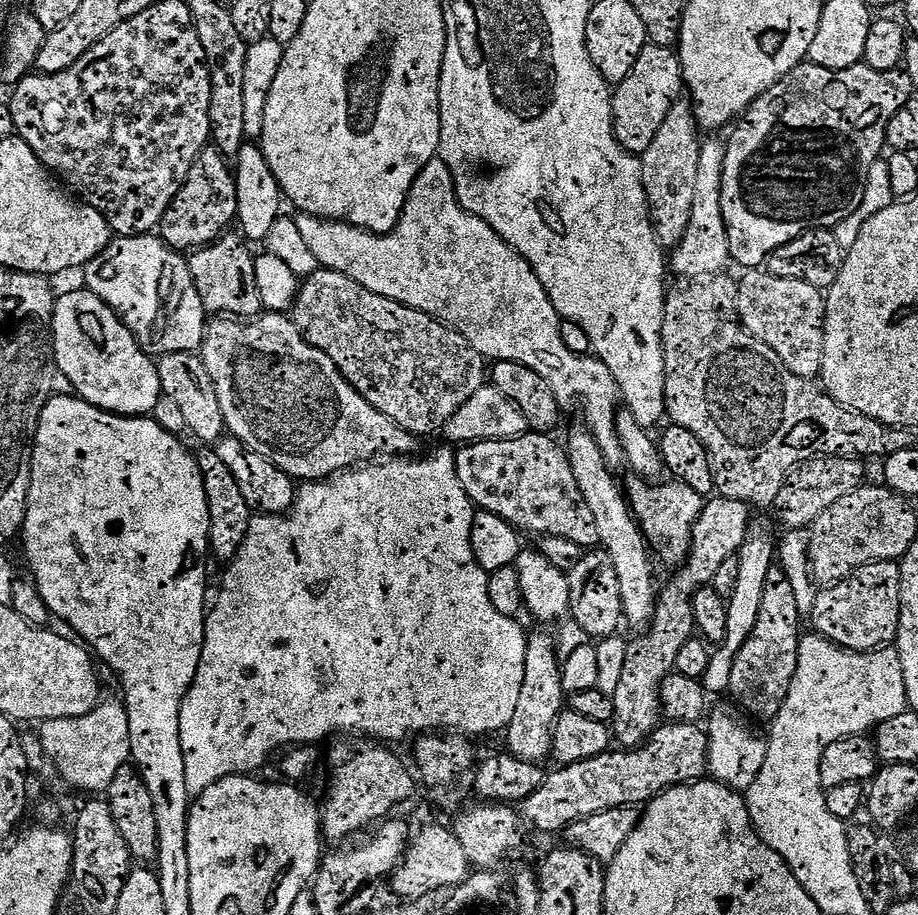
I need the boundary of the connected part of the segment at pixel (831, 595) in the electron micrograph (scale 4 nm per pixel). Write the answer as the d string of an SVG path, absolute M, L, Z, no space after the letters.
M897 561L874 562L854 570L845 580L819 589L812 604L814 632L846 651L870 652L891 645L900 621L900 566Z

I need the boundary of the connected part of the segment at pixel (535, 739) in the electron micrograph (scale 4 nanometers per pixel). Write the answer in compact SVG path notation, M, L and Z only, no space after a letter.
M529 639L526 646L526 674L522 674L522 691L514 718L510 718L506 729L507 751L520 760L540 764L552 755L552 731L555 722L566 708L566 693L562 686L561 657L556 657L556 644L552 640Z

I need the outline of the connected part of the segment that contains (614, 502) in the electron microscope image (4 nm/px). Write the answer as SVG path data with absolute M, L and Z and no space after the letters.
M577 475L578 490L582 490L582 498L586 498L586 506L594 514L594 522L598 526L599 547L610 554L610 562L614 562L614 574L618 579L618 590L622 595L622 606L626 624L637 632L647 629L651 625L656 611L658 598L654 583L656 576L648 574L650 560L644 564L644 558L650 554L648 544L645 543L641 528L628 505L625 491L620 490L619 484L612 476L584 476Z

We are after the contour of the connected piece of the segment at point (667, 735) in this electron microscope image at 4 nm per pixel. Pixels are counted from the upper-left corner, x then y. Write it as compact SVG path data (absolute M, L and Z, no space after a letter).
M664 722L638 748L609 750L556 770L545 775L544 785L523 801L522 809L525 818L538 831L560 834L574 822L590 818L602 810L644 806L668 788L705 779L708 771L708 733L699 723Z

